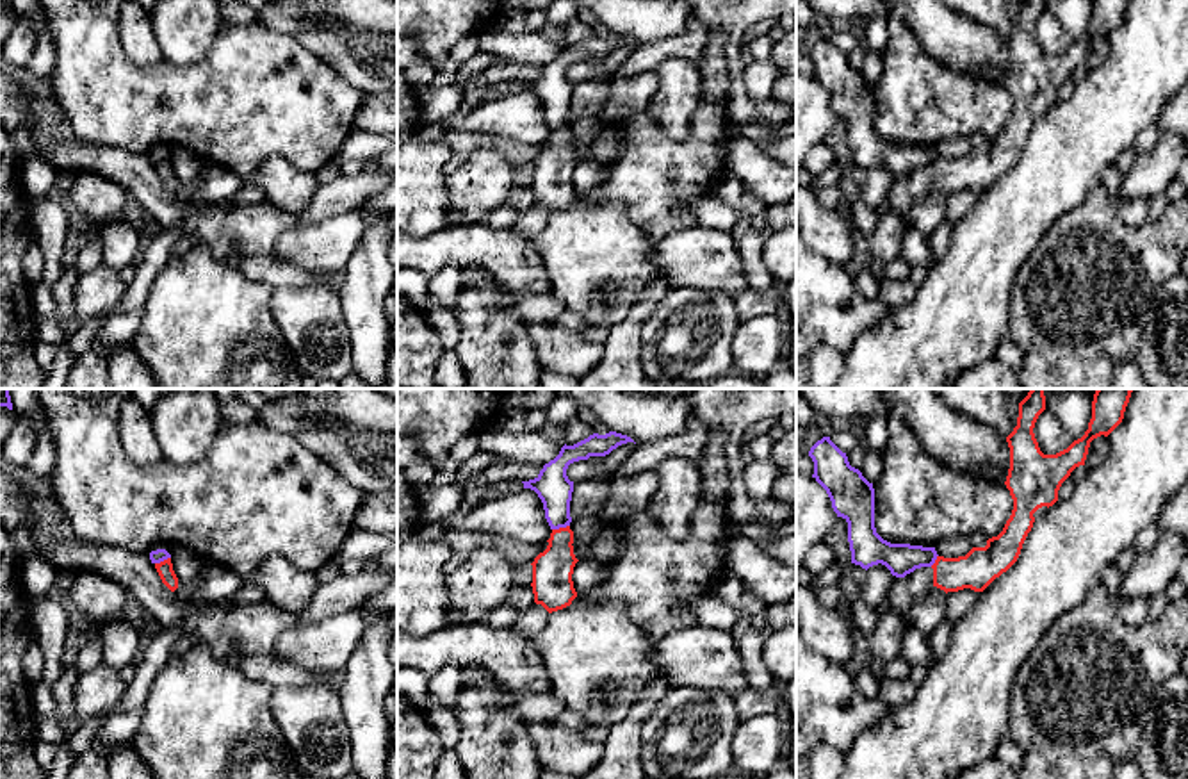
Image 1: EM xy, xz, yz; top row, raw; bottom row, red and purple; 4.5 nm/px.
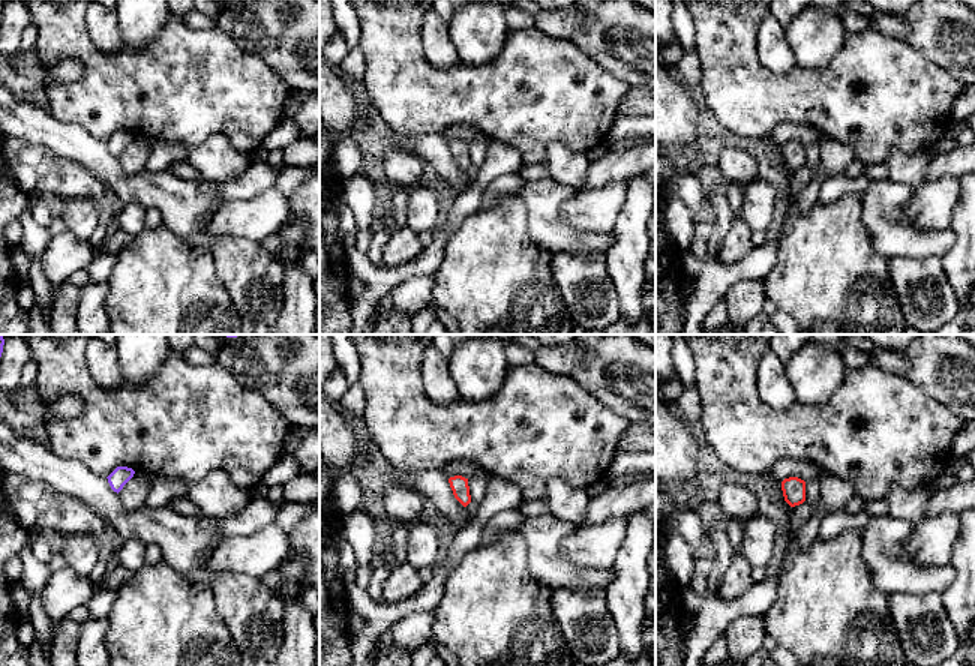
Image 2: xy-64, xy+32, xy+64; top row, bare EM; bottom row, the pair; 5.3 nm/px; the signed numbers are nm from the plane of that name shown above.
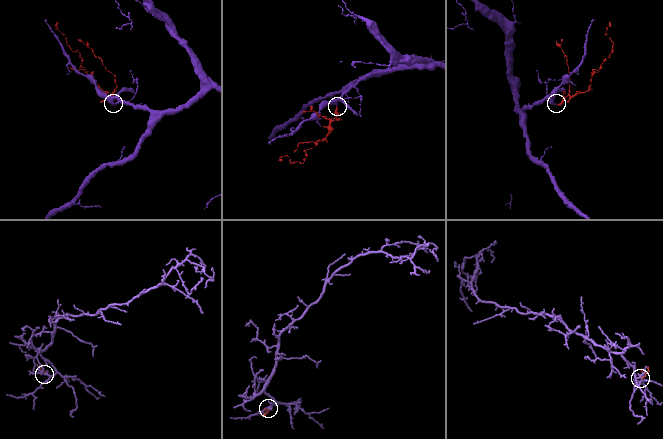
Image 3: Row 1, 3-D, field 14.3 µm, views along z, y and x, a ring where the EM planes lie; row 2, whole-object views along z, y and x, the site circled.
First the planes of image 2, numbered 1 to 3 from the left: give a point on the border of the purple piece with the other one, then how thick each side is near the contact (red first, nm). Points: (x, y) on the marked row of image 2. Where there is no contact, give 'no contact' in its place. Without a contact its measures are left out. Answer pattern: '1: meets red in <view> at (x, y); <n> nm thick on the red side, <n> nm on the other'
1: no contact
2: no contact
3: no contact

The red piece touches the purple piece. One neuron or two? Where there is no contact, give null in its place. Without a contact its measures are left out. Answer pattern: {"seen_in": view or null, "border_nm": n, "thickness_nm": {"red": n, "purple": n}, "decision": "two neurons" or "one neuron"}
{"seen_in": "xz", "border_nm": 80, "thickness_nm": {"red": 180, "purple": 160}, "decision": "two neurons"}

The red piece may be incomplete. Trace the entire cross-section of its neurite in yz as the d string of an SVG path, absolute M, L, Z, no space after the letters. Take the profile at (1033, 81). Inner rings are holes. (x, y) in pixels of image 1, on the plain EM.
M1022 0L1017 27L1006 37L1010 70L1005 86L1013 100L1013 111L1003 132L965 157L937 157L932 168L915 169L905 178L894 176L878 216L894 210L908 217L914 201L933 187L946 194L964 189L983 193L1006 173L1017 162L1033 128L1033 114L1058 102L1062 84L1076 68L1085 66L1090 43L1101 36L1108 37L1122 23L1127 4L1129 0L1094 0L1085 36L1056 55L1044 55L1033 29L1046 11L1046 0Z

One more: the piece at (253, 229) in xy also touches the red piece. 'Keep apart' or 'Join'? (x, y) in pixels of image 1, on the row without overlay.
Keep apart

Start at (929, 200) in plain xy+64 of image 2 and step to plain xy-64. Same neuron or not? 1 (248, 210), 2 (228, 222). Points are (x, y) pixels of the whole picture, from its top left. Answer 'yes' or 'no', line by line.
1: yes
2: yes

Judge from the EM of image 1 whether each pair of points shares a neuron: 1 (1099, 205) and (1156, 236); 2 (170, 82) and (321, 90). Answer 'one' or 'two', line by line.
1: one
2: one

